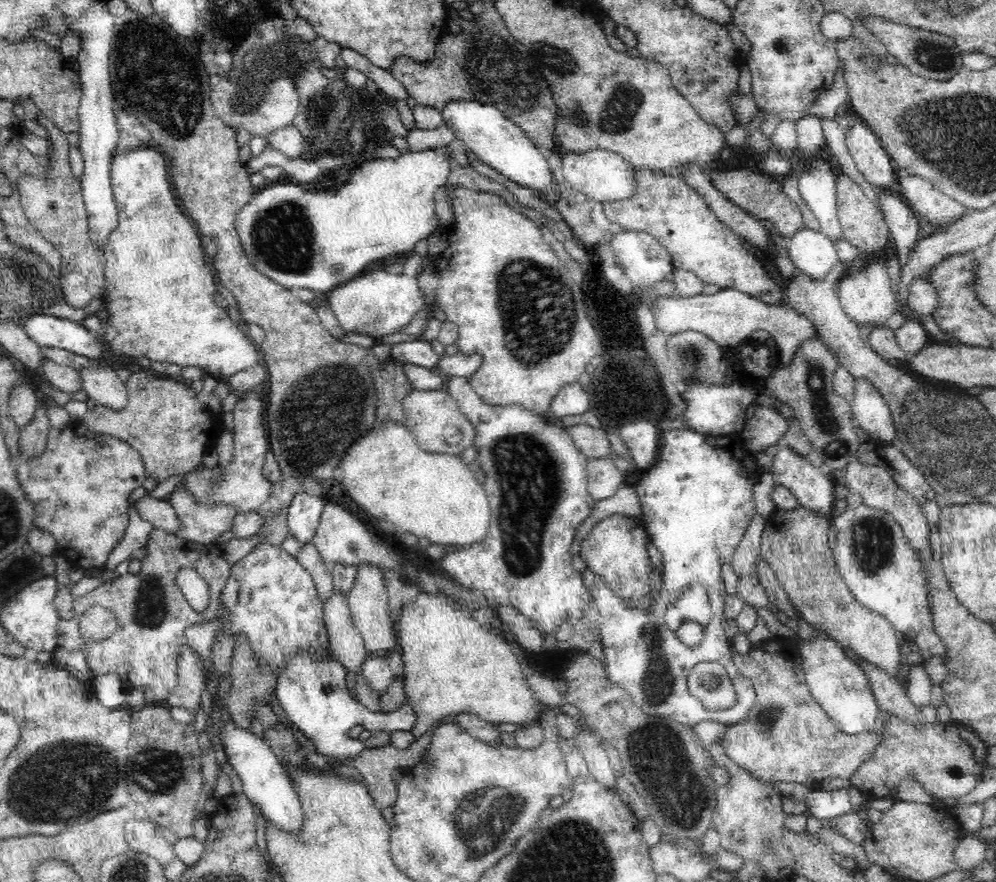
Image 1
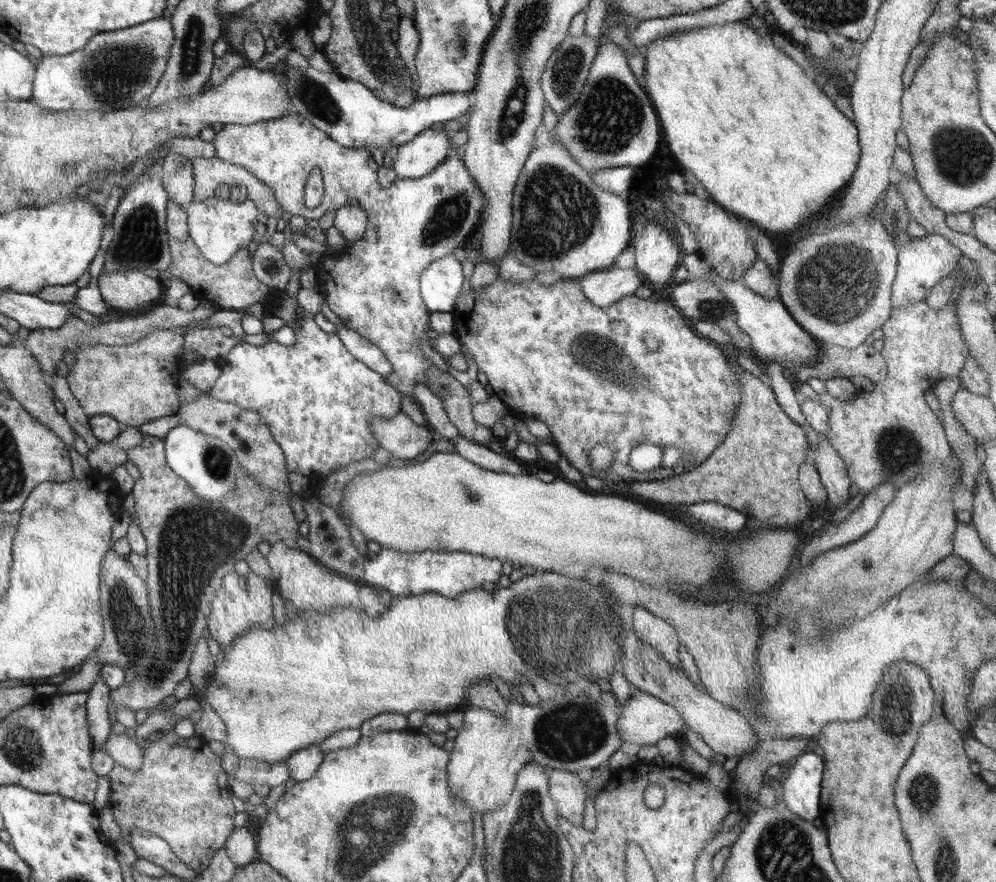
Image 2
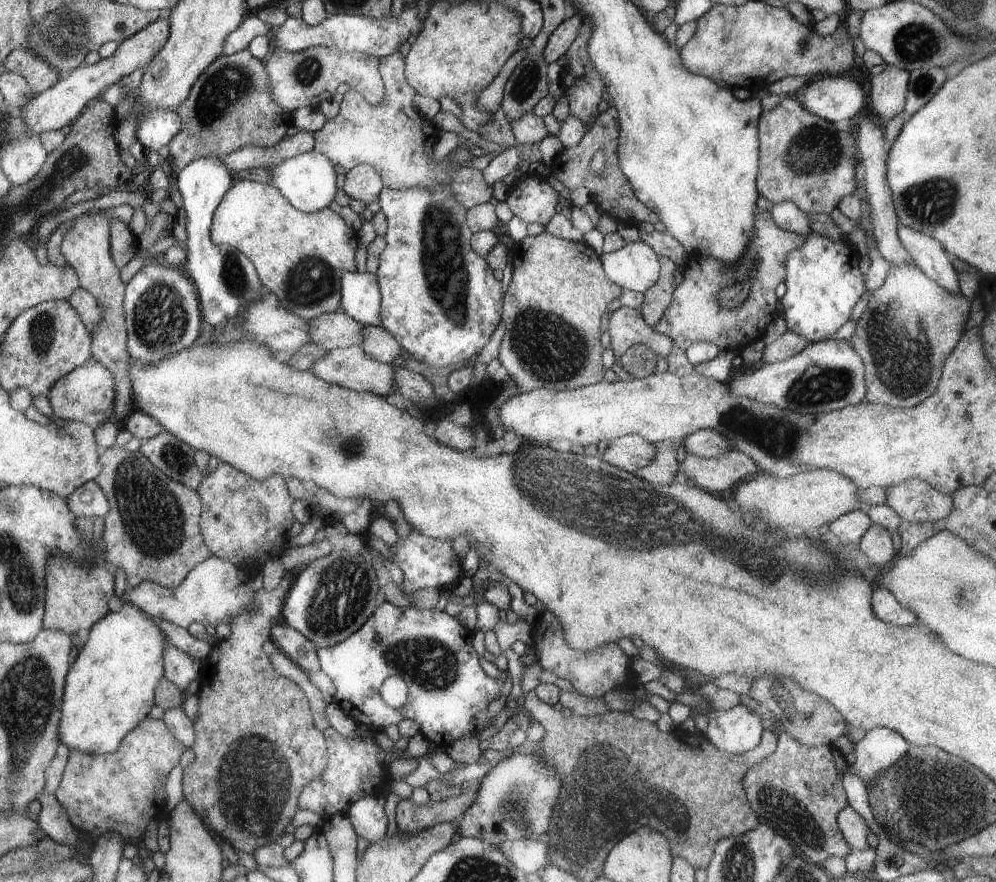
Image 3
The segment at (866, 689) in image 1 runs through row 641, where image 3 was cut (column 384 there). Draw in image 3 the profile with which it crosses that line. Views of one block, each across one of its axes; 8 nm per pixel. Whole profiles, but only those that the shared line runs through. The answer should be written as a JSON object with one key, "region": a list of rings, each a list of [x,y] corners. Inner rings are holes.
{"region":[[[369,796],[369,798],[355,800],[345,810],[345,814],[349,816],[349,822],[357,836],[369,840],[369,844],[383,840],[385,826],[387,826],[383,814],[383,796]]]}

